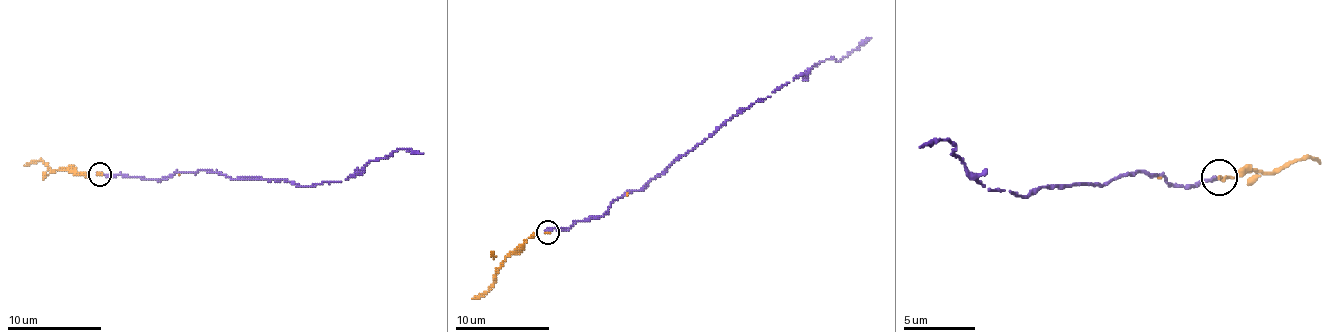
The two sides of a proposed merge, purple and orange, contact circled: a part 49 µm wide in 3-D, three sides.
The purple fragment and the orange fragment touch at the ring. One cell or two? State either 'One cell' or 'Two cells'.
One cell

